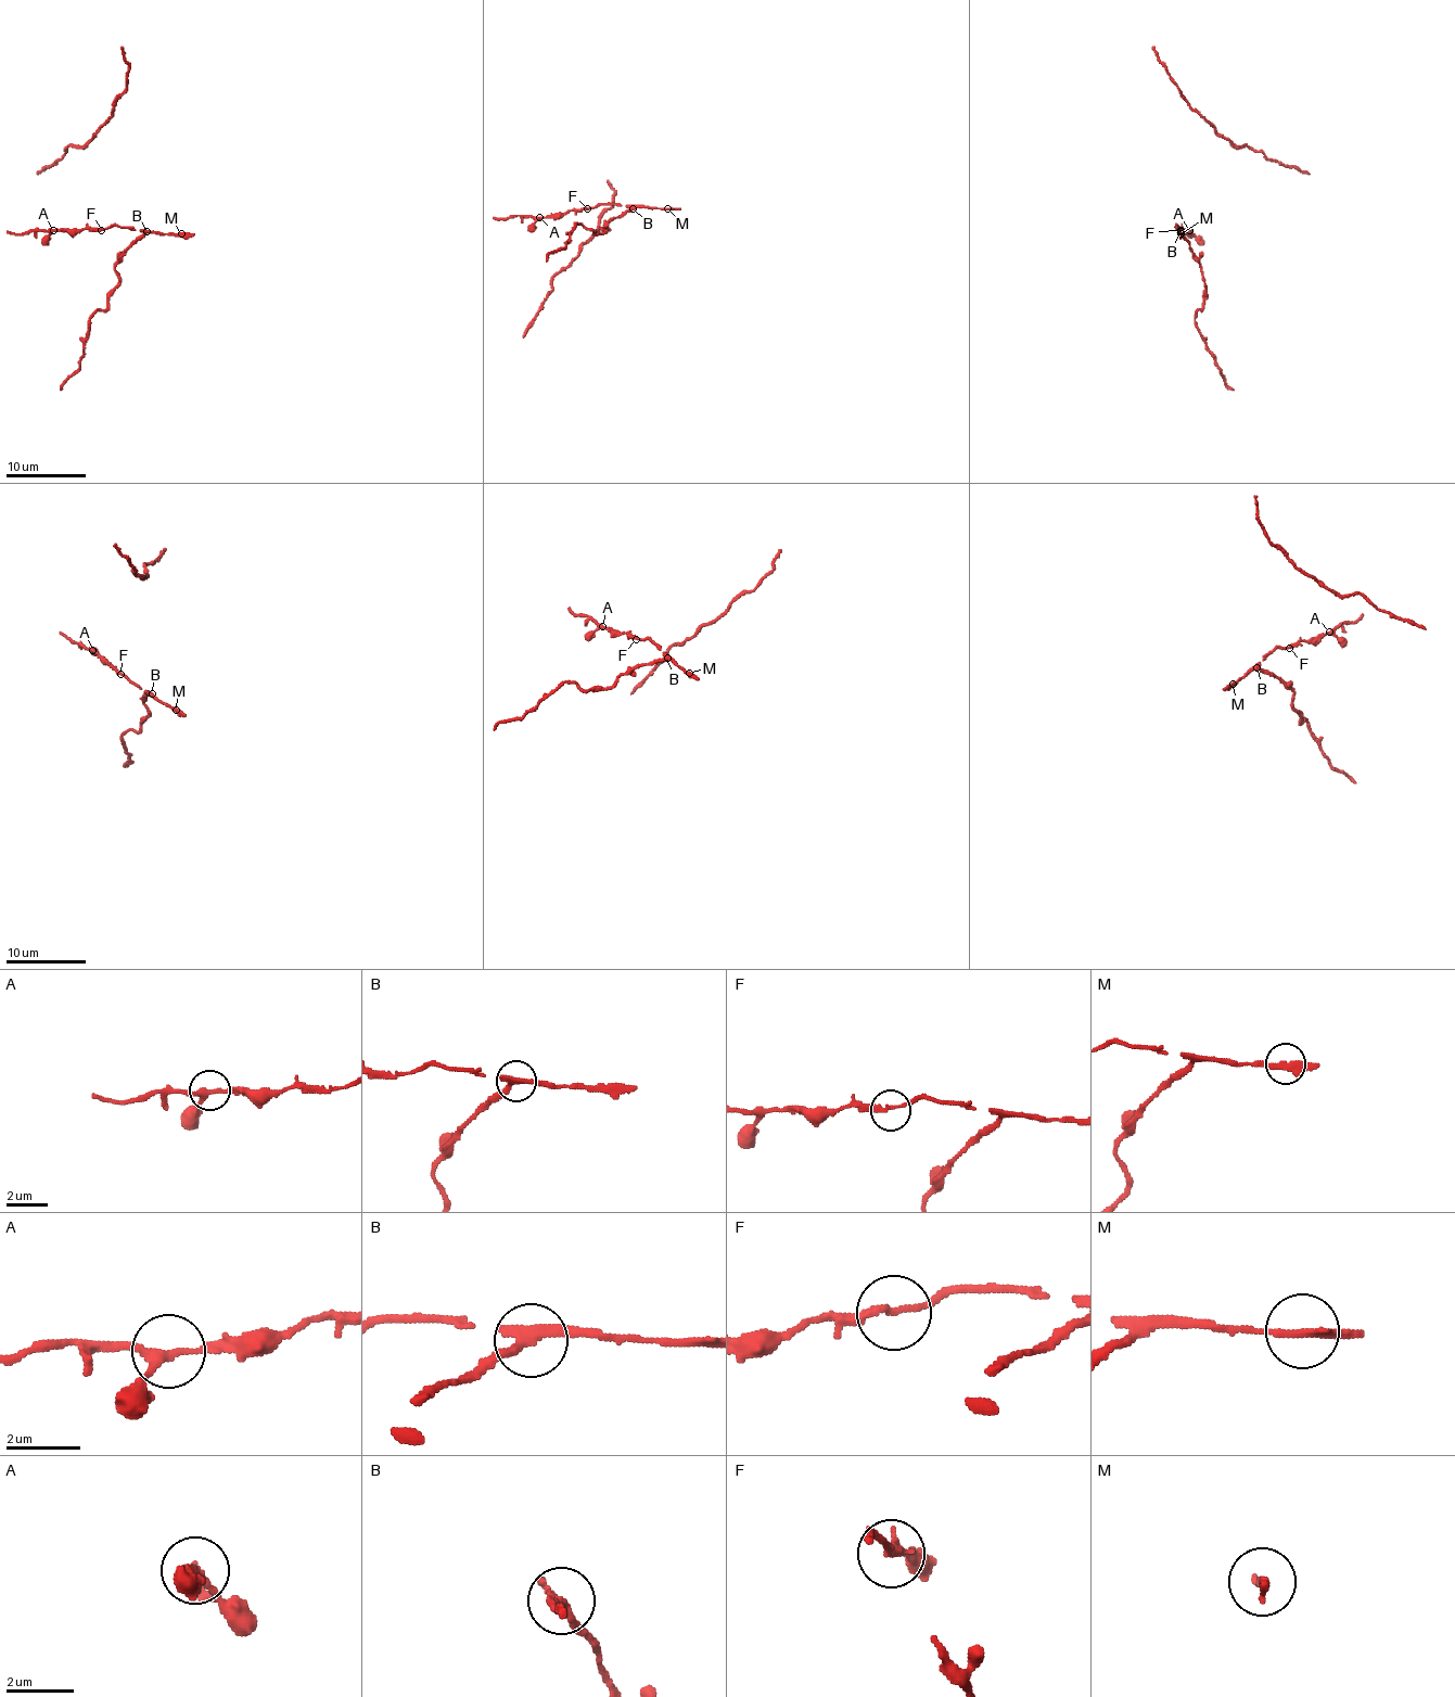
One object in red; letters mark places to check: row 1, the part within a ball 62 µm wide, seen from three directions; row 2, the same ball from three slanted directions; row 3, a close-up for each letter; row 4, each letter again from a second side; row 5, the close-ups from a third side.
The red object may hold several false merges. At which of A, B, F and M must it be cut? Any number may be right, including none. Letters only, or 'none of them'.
B

